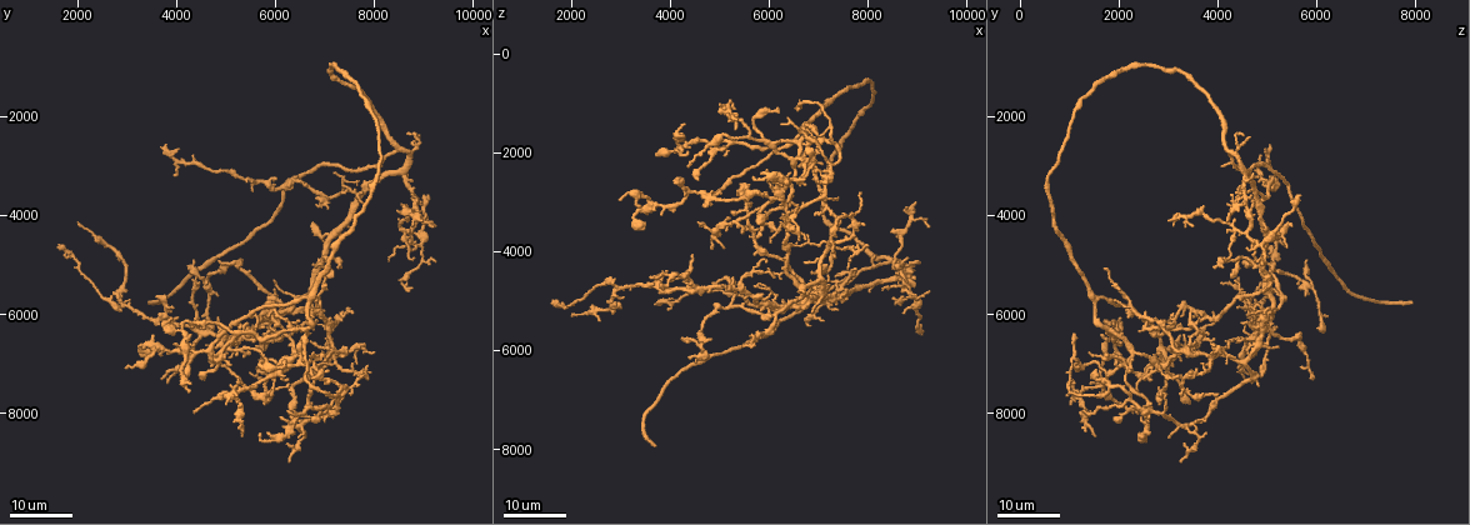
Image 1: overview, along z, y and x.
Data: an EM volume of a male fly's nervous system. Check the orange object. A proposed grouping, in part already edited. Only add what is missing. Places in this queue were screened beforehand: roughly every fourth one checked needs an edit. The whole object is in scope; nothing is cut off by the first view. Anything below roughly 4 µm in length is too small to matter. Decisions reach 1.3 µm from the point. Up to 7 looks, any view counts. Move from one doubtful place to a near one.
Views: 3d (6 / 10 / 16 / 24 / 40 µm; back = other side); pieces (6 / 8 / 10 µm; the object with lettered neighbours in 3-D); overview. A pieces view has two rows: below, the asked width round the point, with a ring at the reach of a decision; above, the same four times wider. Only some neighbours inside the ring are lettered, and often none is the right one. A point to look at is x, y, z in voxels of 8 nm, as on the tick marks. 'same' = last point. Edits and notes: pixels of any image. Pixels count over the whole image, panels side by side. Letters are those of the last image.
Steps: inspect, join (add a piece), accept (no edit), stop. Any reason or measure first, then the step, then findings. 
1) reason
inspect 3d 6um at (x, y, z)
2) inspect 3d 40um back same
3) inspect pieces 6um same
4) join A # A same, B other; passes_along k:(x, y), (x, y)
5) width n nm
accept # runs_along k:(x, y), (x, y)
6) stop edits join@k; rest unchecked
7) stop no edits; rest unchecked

branch stops here
inspect 3d 24um at (4000, 3200, 5200)

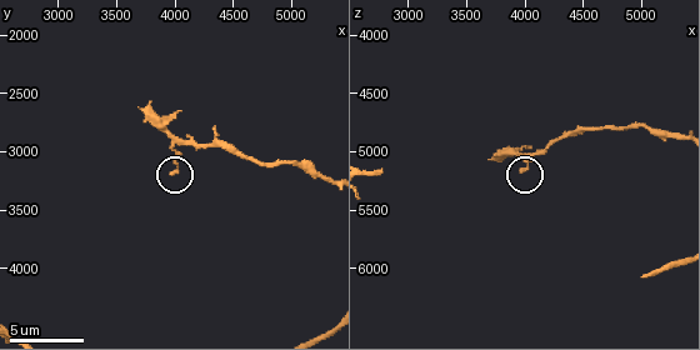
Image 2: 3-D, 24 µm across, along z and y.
what lies round it
inspect pieces 10um at (4000, 3180, 5160)

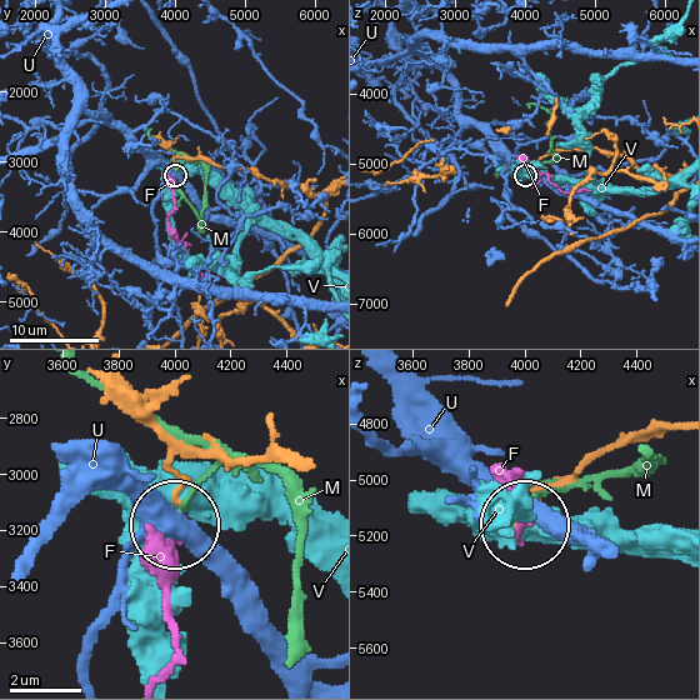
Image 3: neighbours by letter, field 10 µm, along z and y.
accept # F other, M other, U other, V other; no lettered piece goes on from it

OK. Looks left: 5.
branch stops here
inspect 3d 16um at (3650, 5750, 7850)

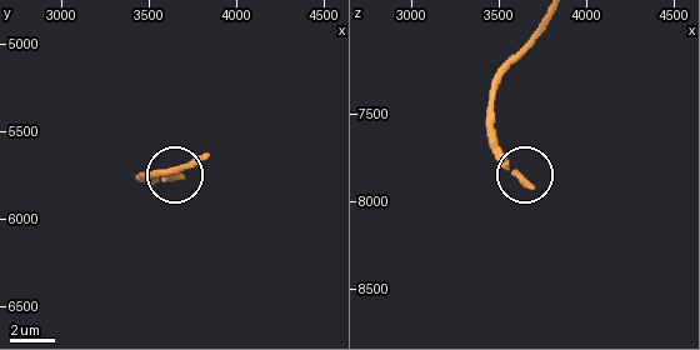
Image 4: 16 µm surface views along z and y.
see the neighbours
inspect pieces 6um at (3680, 5760, 7920)

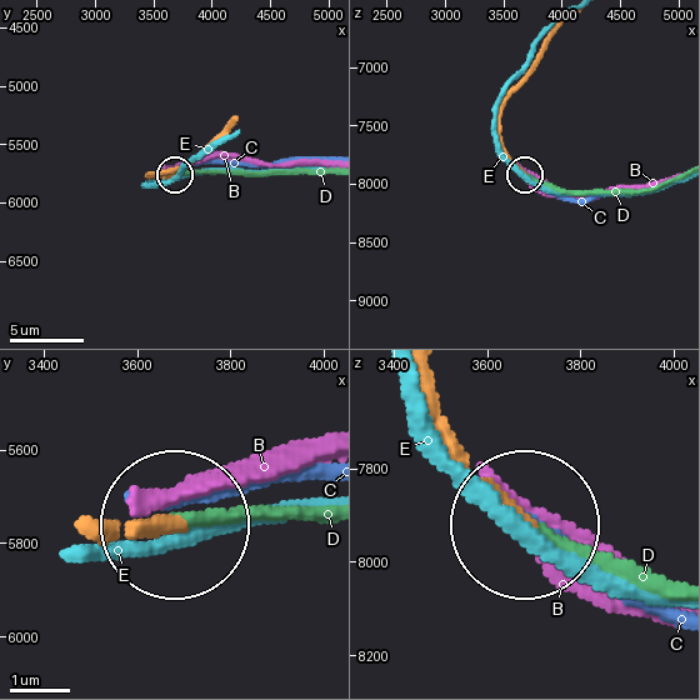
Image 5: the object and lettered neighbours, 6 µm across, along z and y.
join D # B other, C other, D same, E other; passes_along 5:(100, 519), (324, 519); it goes on there

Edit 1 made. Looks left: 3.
inspect overview

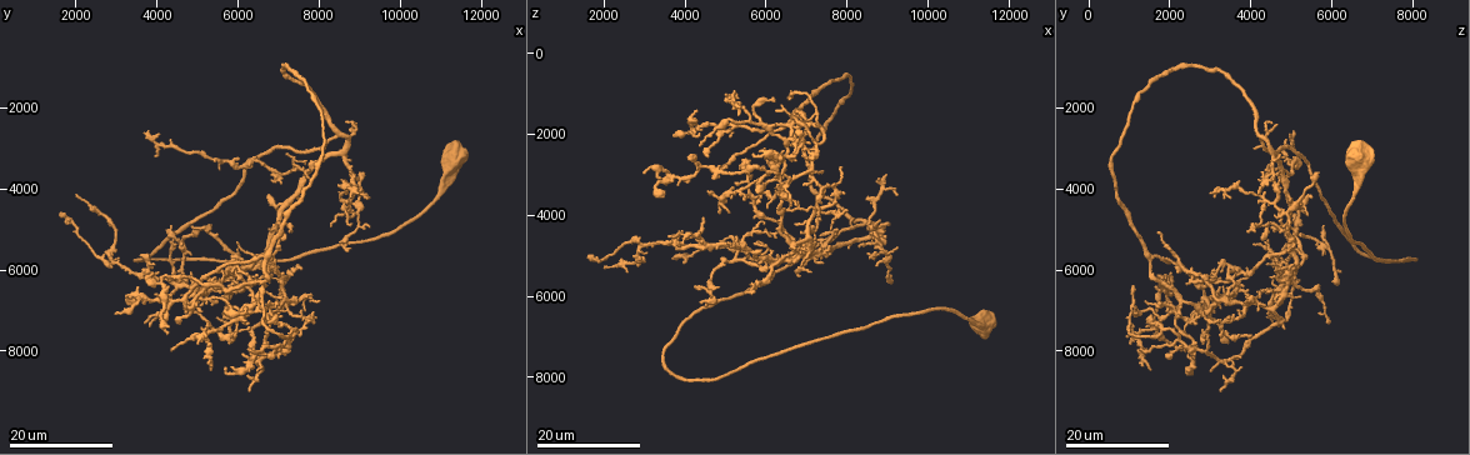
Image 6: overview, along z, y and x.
an open end
inspect 3d 24um at (9150, 3600, 5650)

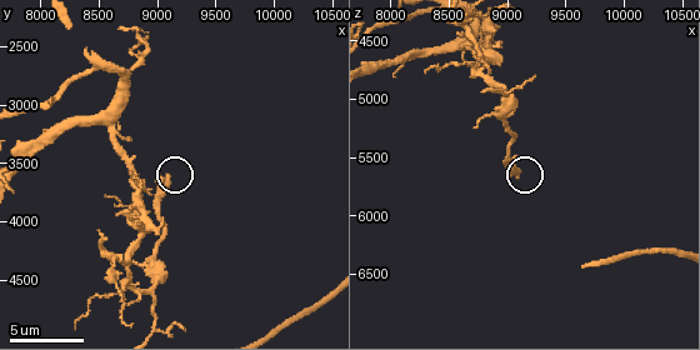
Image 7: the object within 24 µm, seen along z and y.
see the neighbours
inspect pieces 10um at (9100, 3620, 5640)

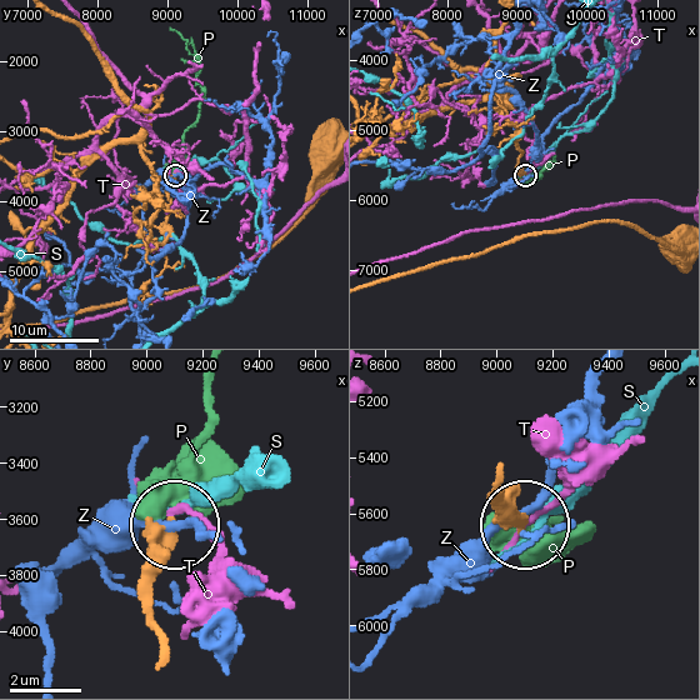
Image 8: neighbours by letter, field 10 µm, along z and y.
width 400 nm
accept # P other, S other, T other, Z other; runs_along 8:(159, 636), (153, 546), (168, 523); none of them fits

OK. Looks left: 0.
stop edits join@5; rest unchecked

